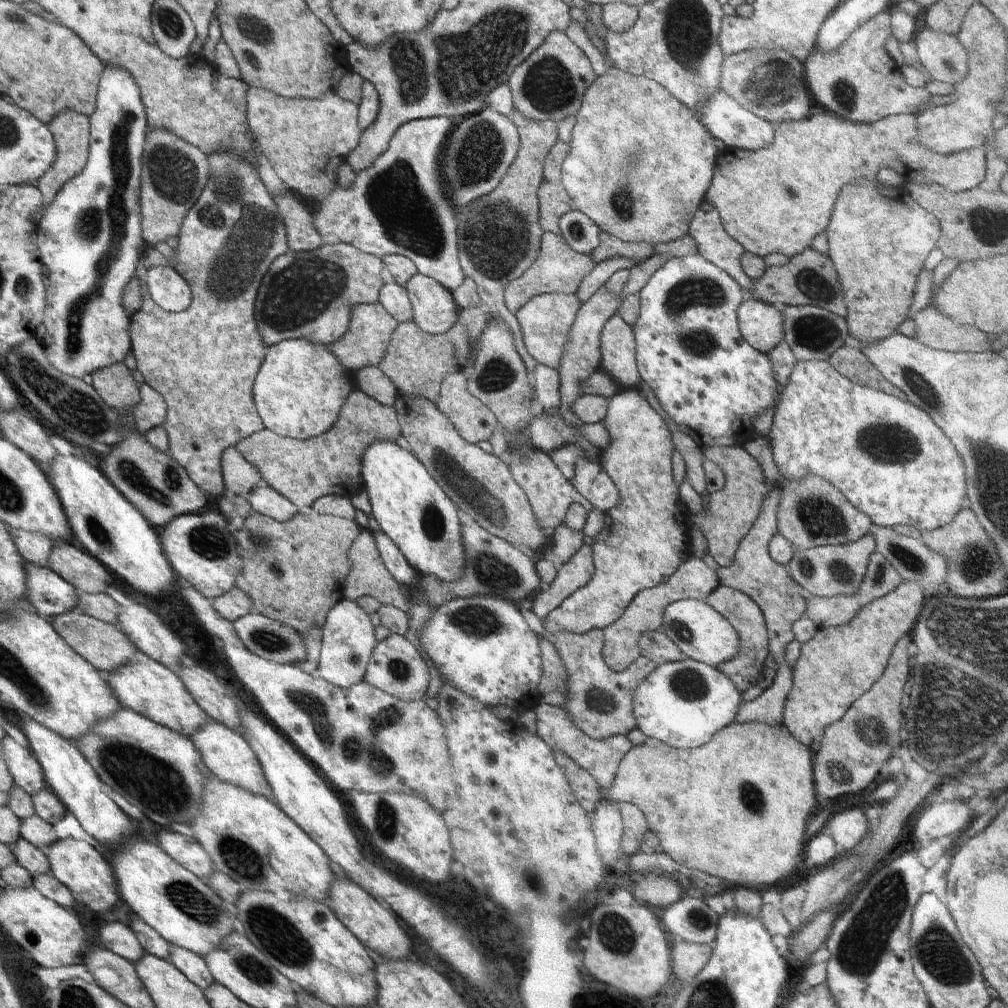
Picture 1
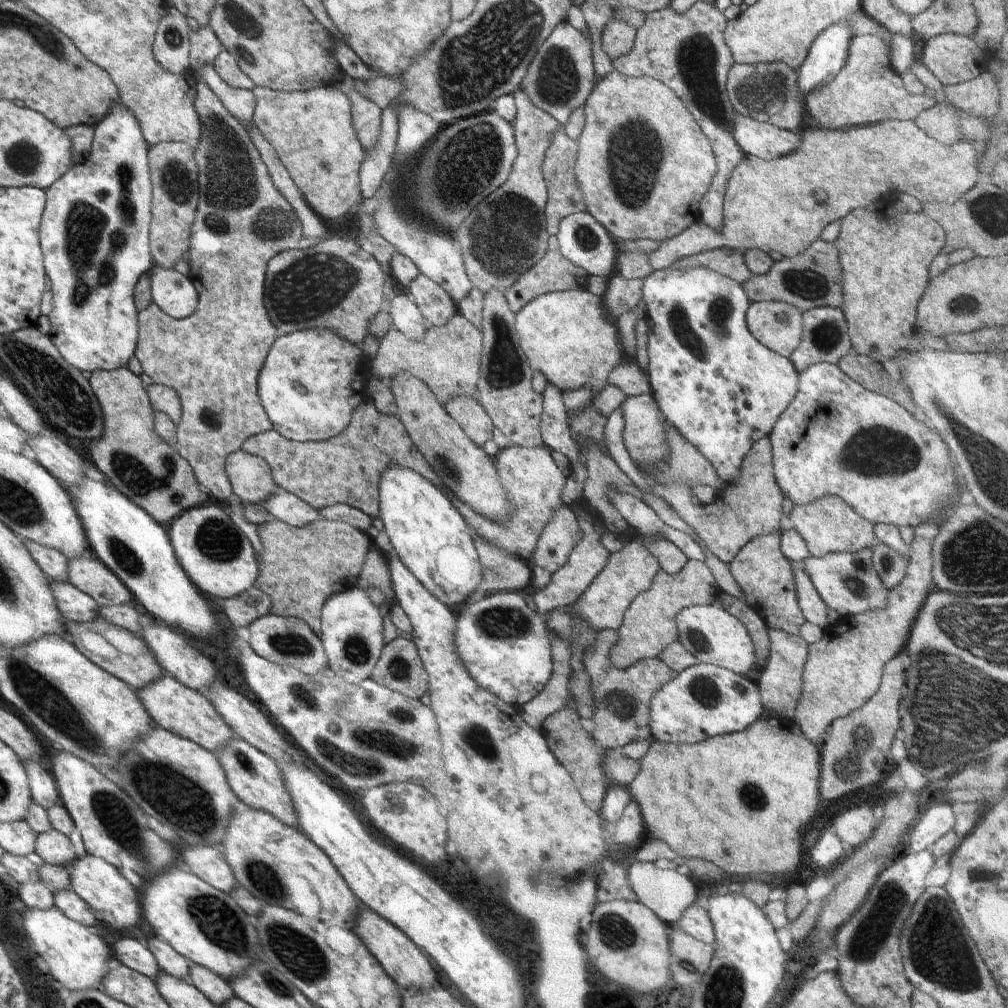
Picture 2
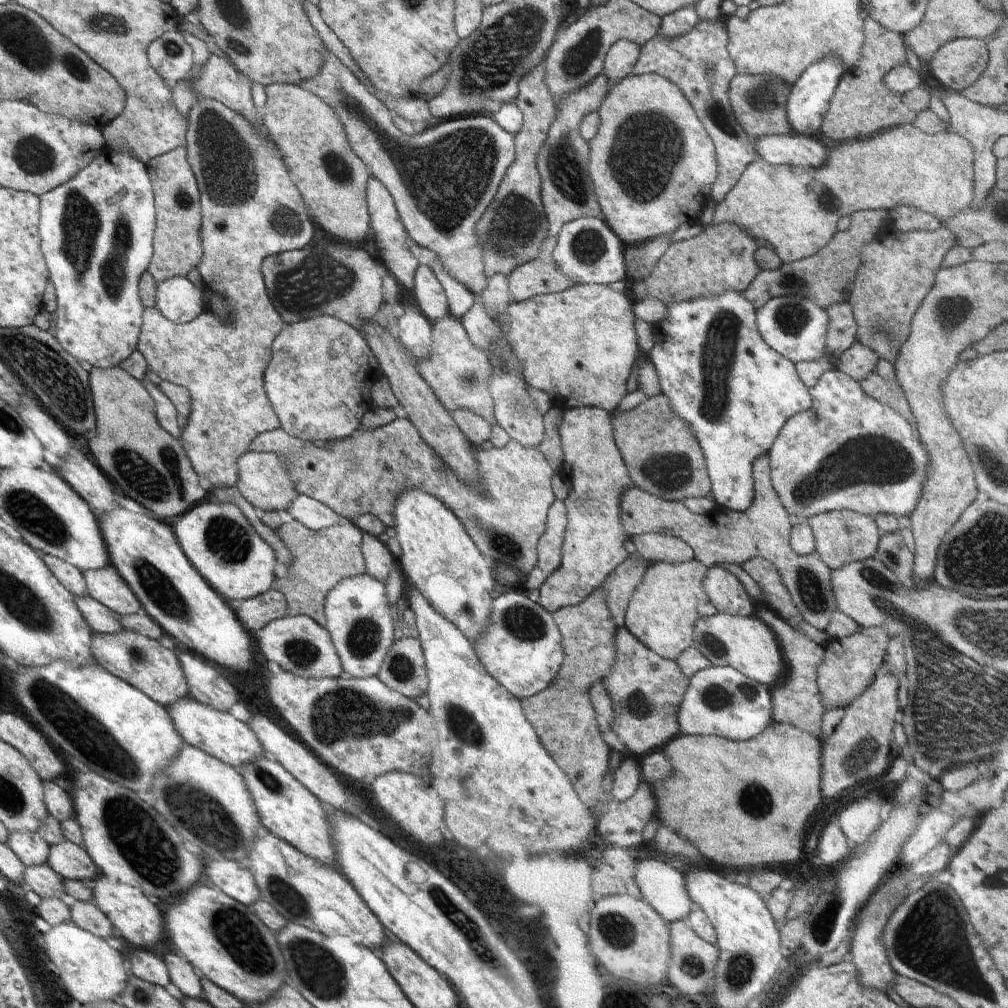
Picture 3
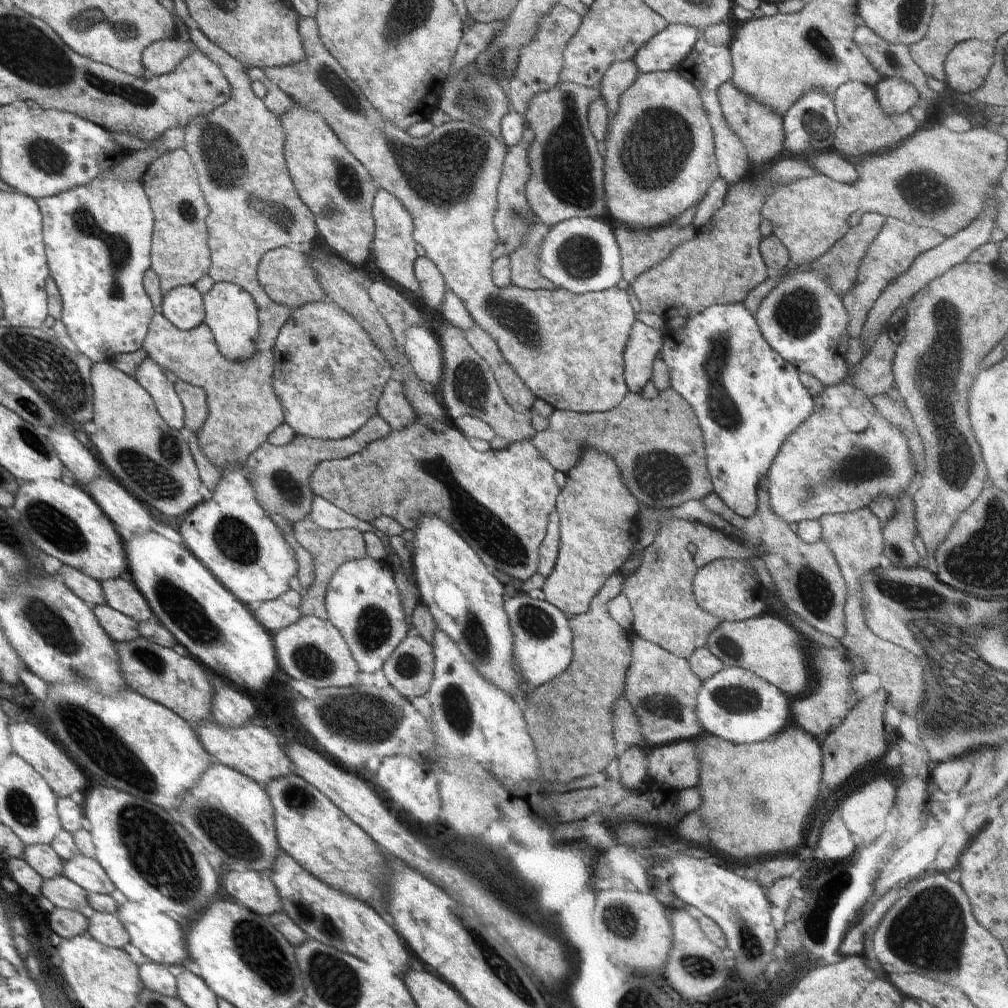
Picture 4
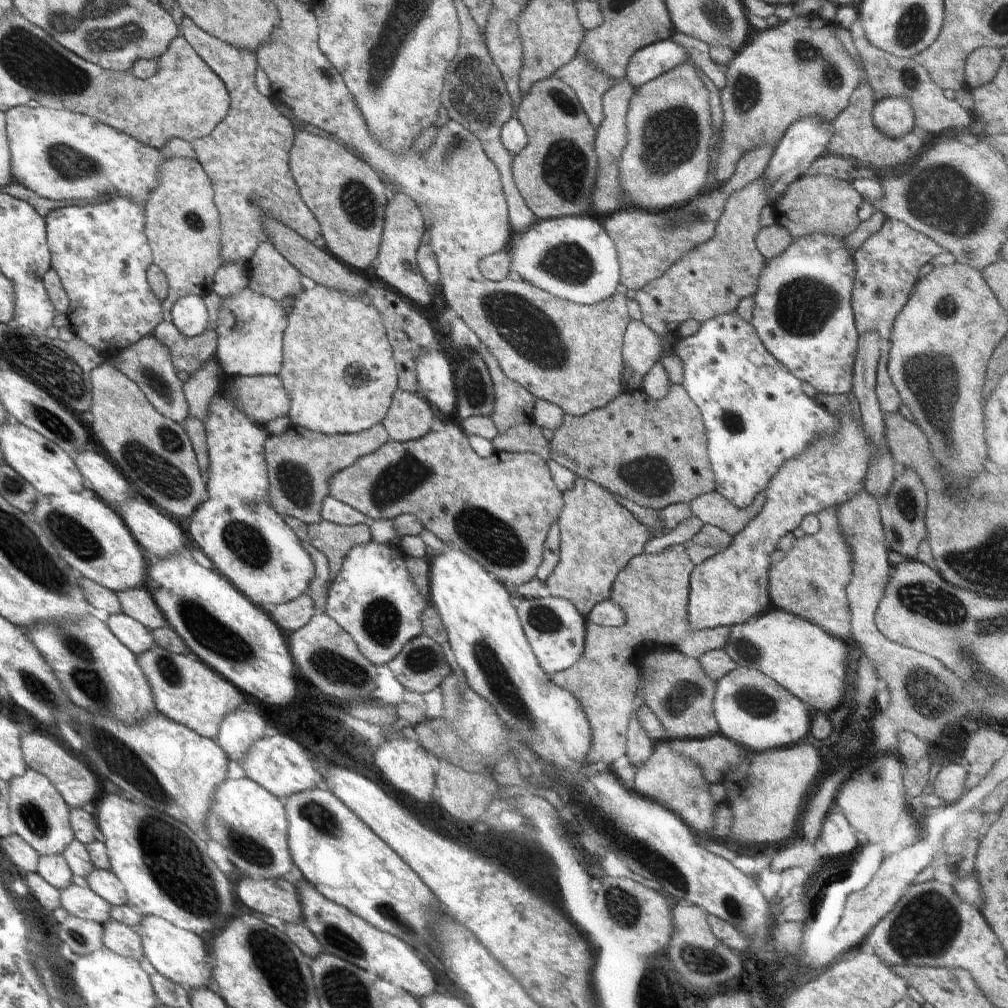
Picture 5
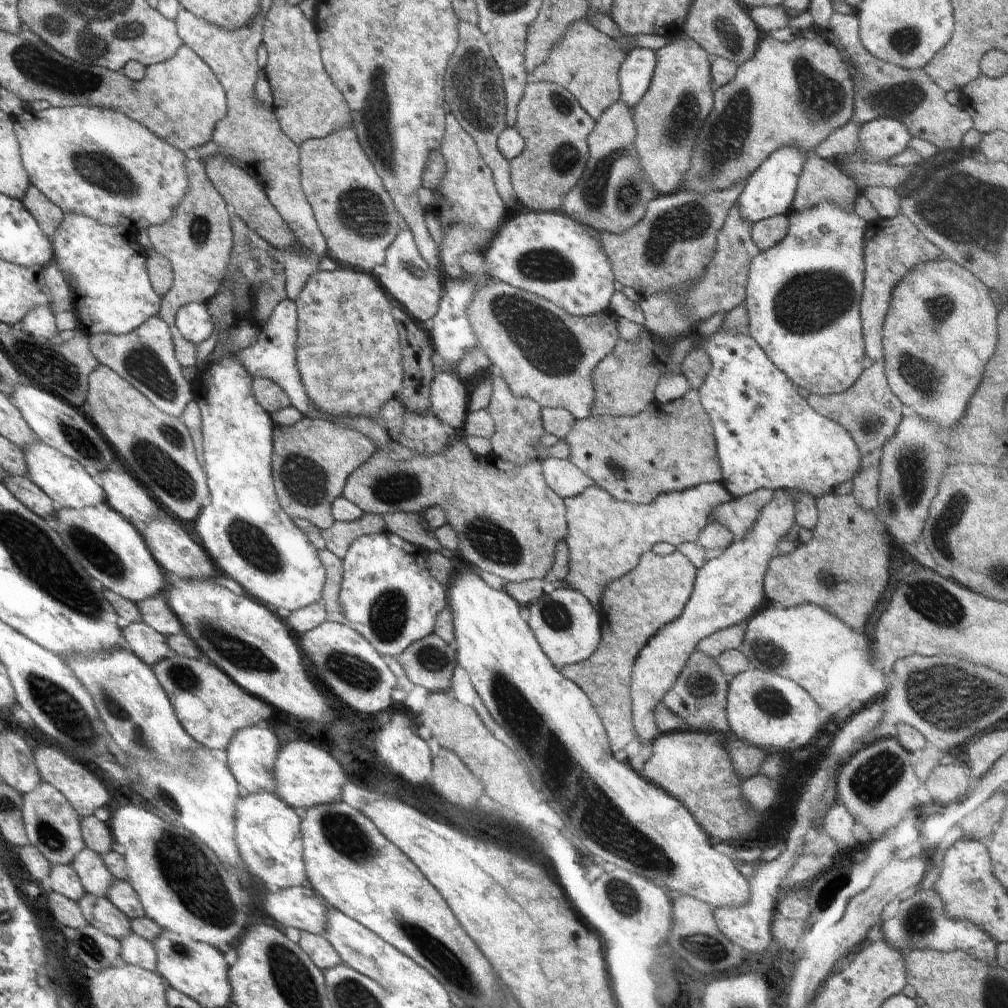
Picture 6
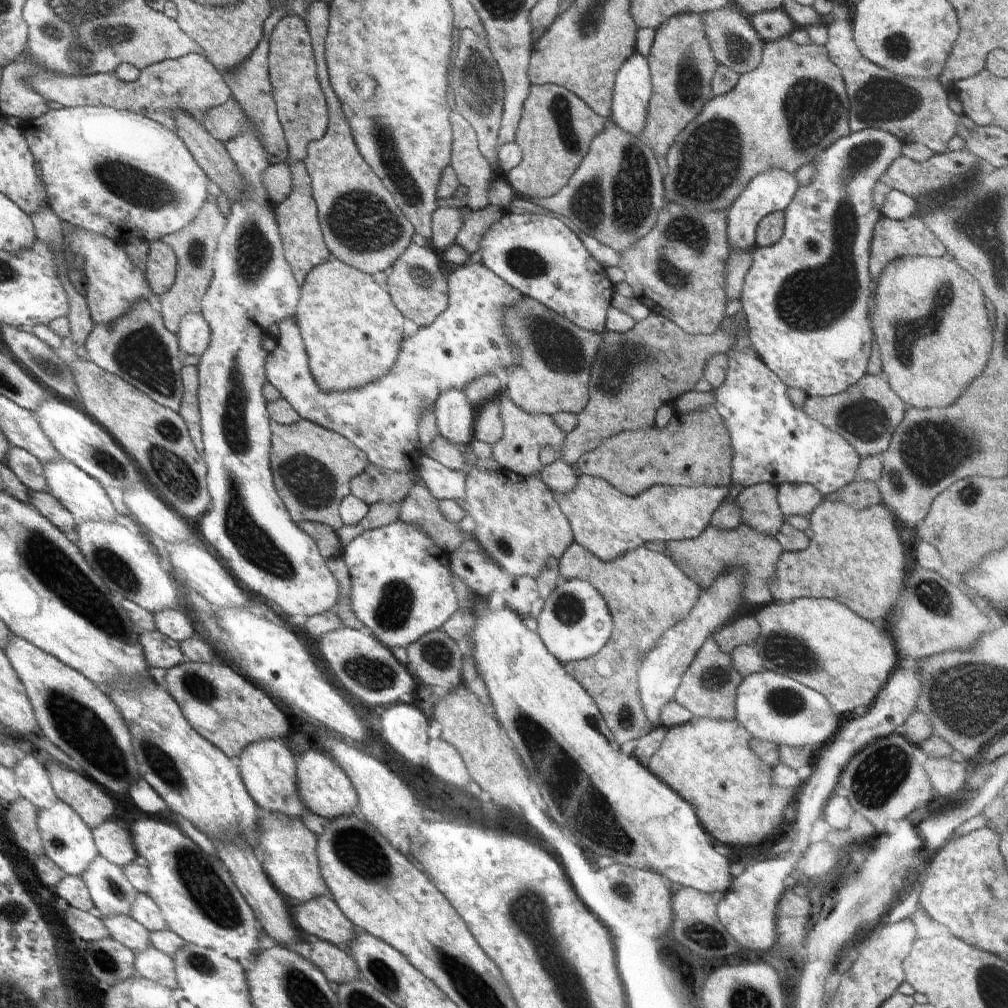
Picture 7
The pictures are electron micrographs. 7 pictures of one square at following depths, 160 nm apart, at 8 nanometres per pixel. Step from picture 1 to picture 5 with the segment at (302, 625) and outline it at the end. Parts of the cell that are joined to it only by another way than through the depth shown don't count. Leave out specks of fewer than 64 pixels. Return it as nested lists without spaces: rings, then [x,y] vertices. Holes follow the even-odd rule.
[[[322,520],[307,525],[306,534],[308,542],[328,559],[331,580],[340,572],[349,550],[372,541],[370,529],[365,524],[340,526]]]

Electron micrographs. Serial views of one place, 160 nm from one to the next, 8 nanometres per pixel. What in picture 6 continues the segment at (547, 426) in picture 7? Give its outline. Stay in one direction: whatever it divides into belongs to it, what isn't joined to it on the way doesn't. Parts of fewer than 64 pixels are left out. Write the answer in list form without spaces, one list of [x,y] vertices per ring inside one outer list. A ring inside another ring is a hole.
[[[495,365],[490,366],[486,374],[491,379],[492,386],[492,395],[486,410],[495,424],[494,435],[489,440],[493,449],[492,454],[496,459],[508,461],[510,464],[526,464],[528,460],[536,458],[534,446],[545,433],[540,420],[541,407],[532,398],[512,394],[501,371]]]

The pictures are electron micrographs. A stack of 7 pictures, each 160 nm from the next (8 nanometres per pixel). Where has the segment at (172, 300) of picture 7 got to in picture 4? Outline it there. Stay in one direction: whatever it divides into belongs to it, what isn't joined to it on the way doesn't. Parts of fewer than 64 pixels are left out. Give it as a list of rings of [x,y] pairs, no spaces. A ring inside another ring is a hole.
[[[183,149],[170,150],[156,158],[141,179],[156,218],[151,237],[150,269],[159,279],[163,294],[168,294],[176,286],[193,286],[210,270],[208,230],[205,224],[210,210],[198,180],[194,164]]]

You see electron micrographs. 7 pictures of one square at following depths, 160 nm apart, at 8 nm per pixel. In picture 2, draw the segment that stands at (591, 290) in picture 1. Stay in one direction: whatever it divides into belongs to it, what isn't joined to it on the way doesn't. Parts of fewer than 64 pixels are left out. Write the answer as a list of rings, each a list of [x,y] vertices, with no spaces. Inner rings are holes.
[[[964,112],[959,118],[959,129],[966,141],[958,141],[950,146],[935,141],[920,130],[914,121],[894,119],[838,130],[820,126],[818,130],[803,127],[799,131],[801,145],[798,150],[771,161],[745,154],[734,167],[724,193],[723,228],[720,232],[702,222],[693,224],[679,235],[661,242],[661,247],[649,254],[649,261],[659,271],[673,265],[678,259],[722,247],[741,252],[752,249],[769,253],[776,250],[784,258],[793,257],[818,240],[825,226],[843,219],[860,207],[872,205],[882,198],[889,199],[892,191],[912,195],[921,204],[956,204],[956,198],[977,185],[978,172],[982,172],[980,160],[993,136],[992,119],[993,116]]]

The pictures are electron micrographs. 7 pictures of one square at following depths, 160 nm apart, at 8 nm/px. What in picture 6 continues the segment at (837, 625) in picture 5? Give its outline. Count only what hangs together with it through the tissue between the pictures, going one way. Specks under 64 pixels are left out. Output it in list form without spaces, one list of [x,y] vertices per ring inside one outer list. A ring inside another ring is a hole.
[[[835,492],[820,496],[816,498],[815,505],[817,508],[818,522],[817,526],[812,530],[813,536],[809,542],[806,544],[802,543],[788,556],[778,556],[777,558],[772,558],[769,562],[768,570],[764,578],[764,595],[768,597],[768,602],[774,604],[776,607],[787,607],[796,608],[796,606],[804,606],[804,604],[816,604],[824,610],[828,610],[830,614],[834,614],[834,618],[840,618],[840,622],[844,622],[846,626],[850,626],[852,630],[864,634],[864,628],[872,616],[872,612],[878,604],[878,598],[882,596],[882,592],[887,589],[886,582],[888,582],[888,568],[890,568],[890,550],[888,549],[892,544],[893,540],[890,538],[885,526],[882,525],[877,519],[875,512],[866,512],[866,510],[860,510],[856,498],[850,494],[841,496]]]

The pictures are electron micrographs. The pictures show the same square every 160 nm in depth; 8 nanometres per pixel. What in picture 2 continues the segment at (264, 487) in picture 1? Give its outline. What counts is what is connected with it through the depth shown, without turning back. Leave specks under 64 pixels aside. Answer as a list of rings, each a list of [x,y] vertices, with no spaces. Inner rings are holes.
[[[278,488],[262,504],[272,517],[293,527],[303,527],[322,518],[319,509],[282,488]]]

